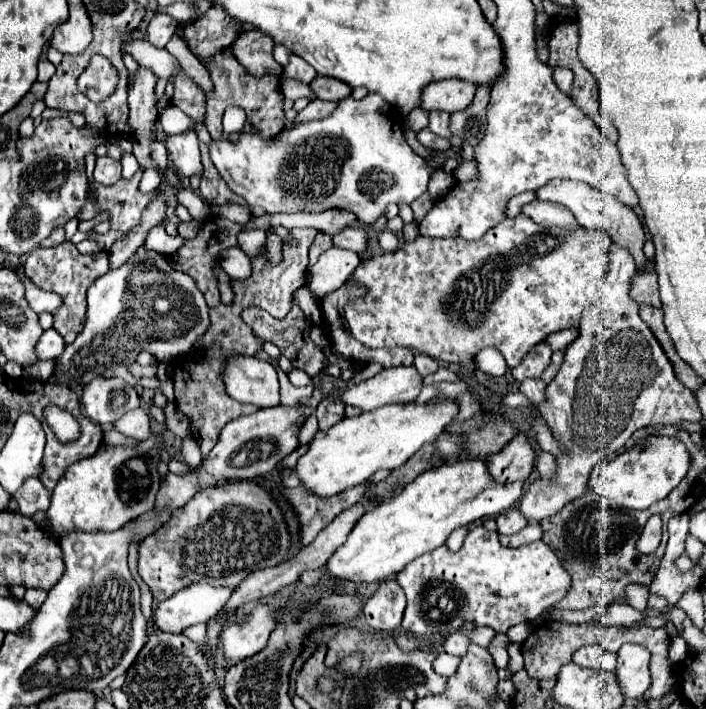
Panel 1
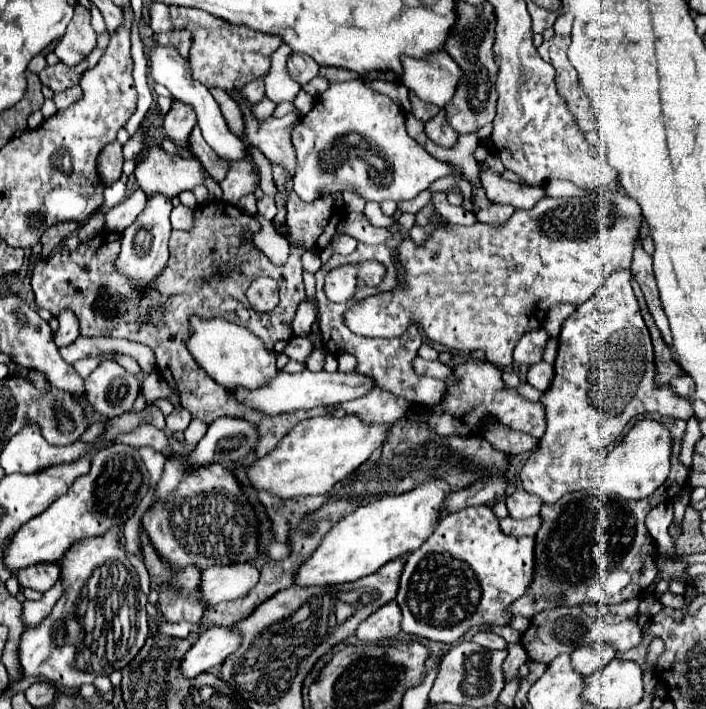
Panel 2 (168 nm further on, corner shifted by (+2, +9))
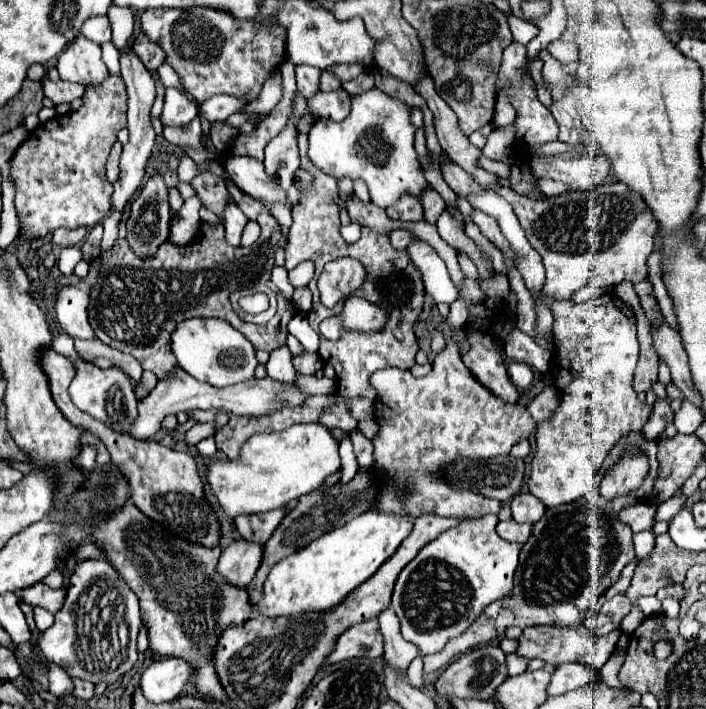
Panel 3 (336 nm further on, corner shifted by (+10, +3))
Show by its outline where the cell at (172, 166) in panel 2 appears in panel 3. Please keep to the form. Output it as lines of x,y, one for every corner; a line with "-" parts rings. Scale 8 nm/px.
204,170
192,180
192,186
196,188
196,196
202,200
202,204
208,210
212,210
218,216
224,216
226,202
232,202
232,196
226,190
222,176
216,176
216,174

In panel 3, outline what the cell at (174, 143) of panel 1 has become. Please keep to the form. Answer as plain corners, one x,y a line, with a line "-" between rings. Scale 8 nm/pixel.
166,88
164,112
160,116
166,126
186,126
198,116
198,104
190,102
178,88

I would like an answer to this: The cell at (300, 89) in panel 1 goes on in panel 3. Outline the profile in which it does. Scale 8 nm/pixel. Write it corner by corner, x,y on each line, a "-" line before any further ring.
322,72
322,82
320,82
320,90
328,92
328,90
338,90
342,86
342,82
338,82
338,78
334,78
334,74
330,72

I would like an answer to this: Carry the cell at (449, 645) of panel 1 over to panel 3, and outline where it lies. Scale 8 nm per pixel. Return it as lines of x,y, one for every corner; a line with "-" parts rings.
516,652
514,654
508,654
508,672
510,672
510,676
518,676
518,674
526,672
528,662
530,662
528,658
522,658

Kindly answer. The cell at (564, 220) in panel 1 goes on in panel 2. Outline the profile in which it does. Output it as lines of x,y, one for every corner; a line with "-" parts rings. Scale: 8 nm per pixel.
482,170
480,180
482,180
482,186
492,202
510,204
520,210
534,208
534,204
546,196
542,186
536,186
536,188
534,186
520,186
516,182
502,180
498,174
494,174
490,170

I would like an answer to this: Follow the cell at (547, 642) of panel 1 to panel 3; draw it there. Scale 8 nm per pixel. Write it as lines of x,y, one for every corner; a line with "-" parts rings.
530,626
524,630
522,638
518,640
518,654
524,658
540,658
552,666
560,666
564,662
578,662
592,666
594,670
600,670
610,654
616,650
616,642
620,638
620,630
614,630
606,636
594,636
588,628
576,626
576,628
558,628
558,626

